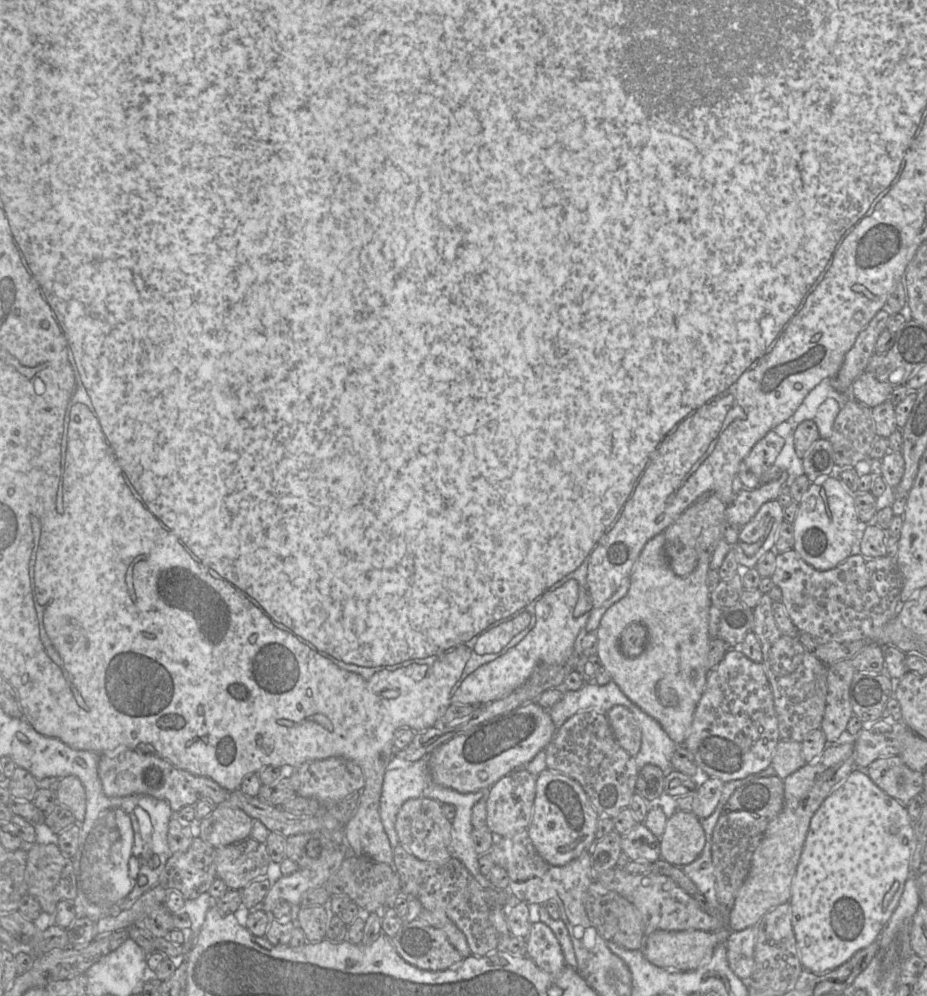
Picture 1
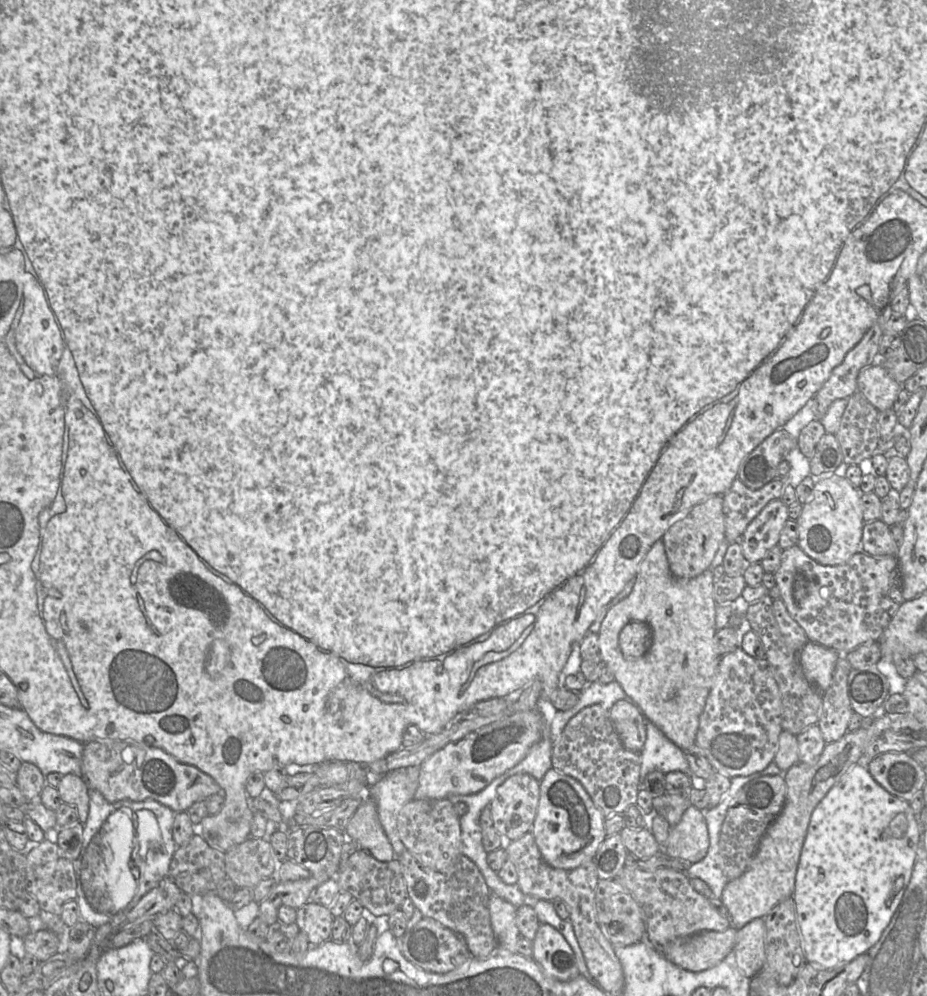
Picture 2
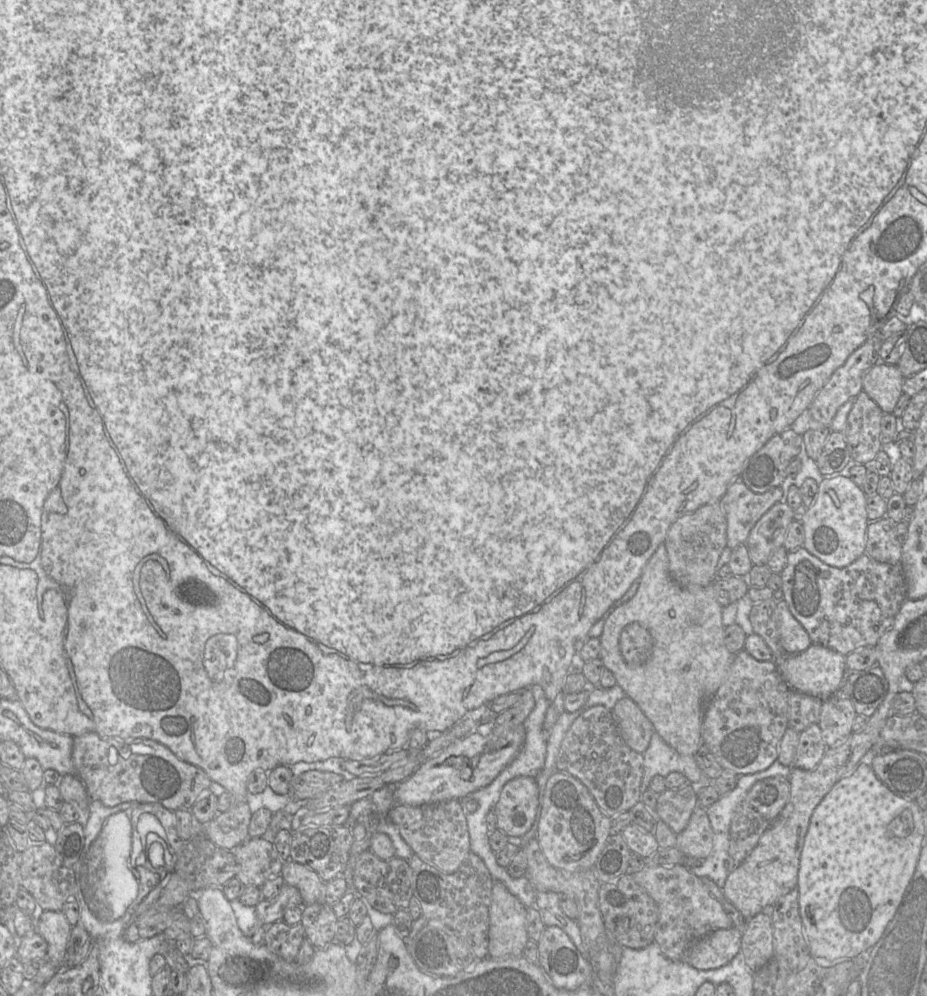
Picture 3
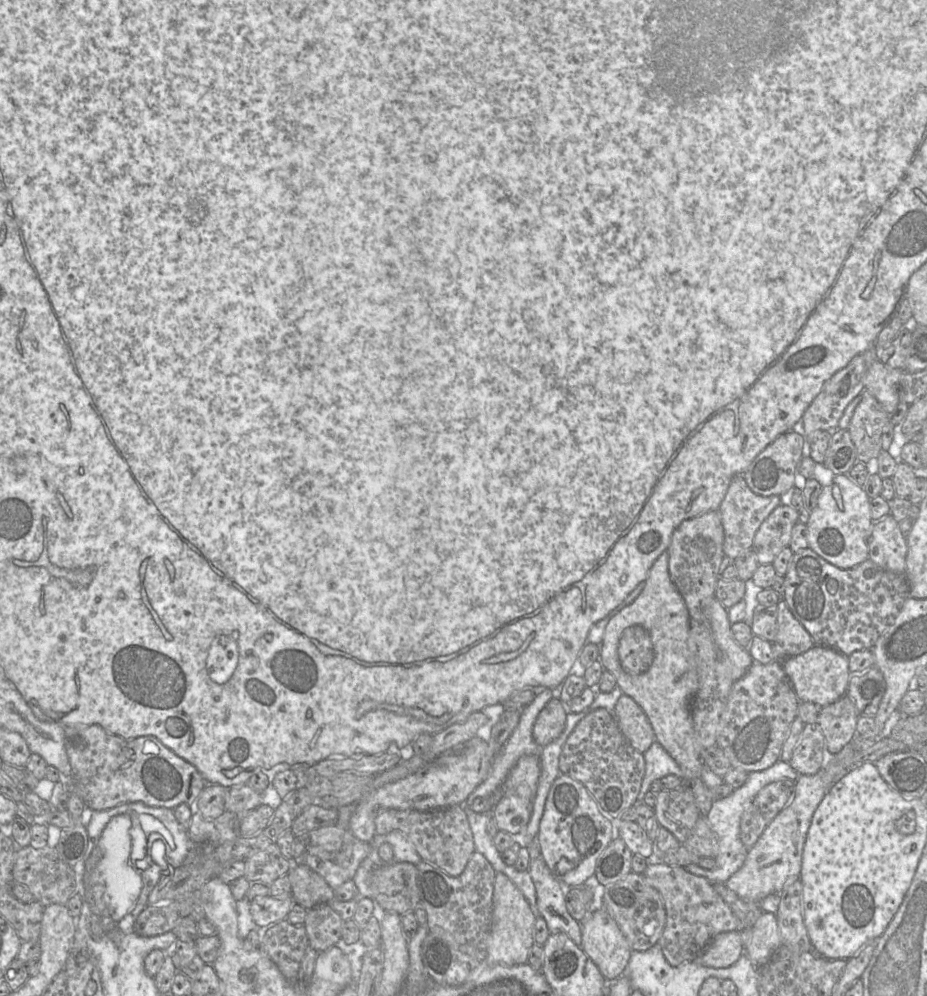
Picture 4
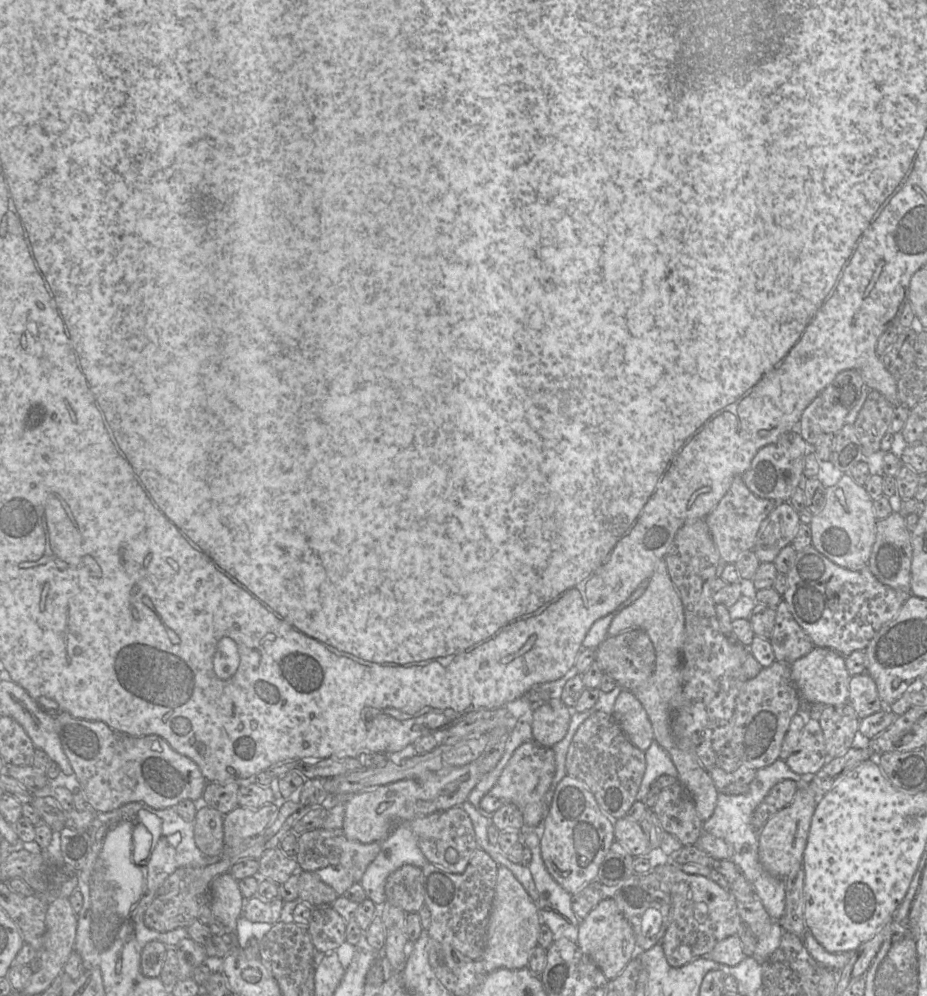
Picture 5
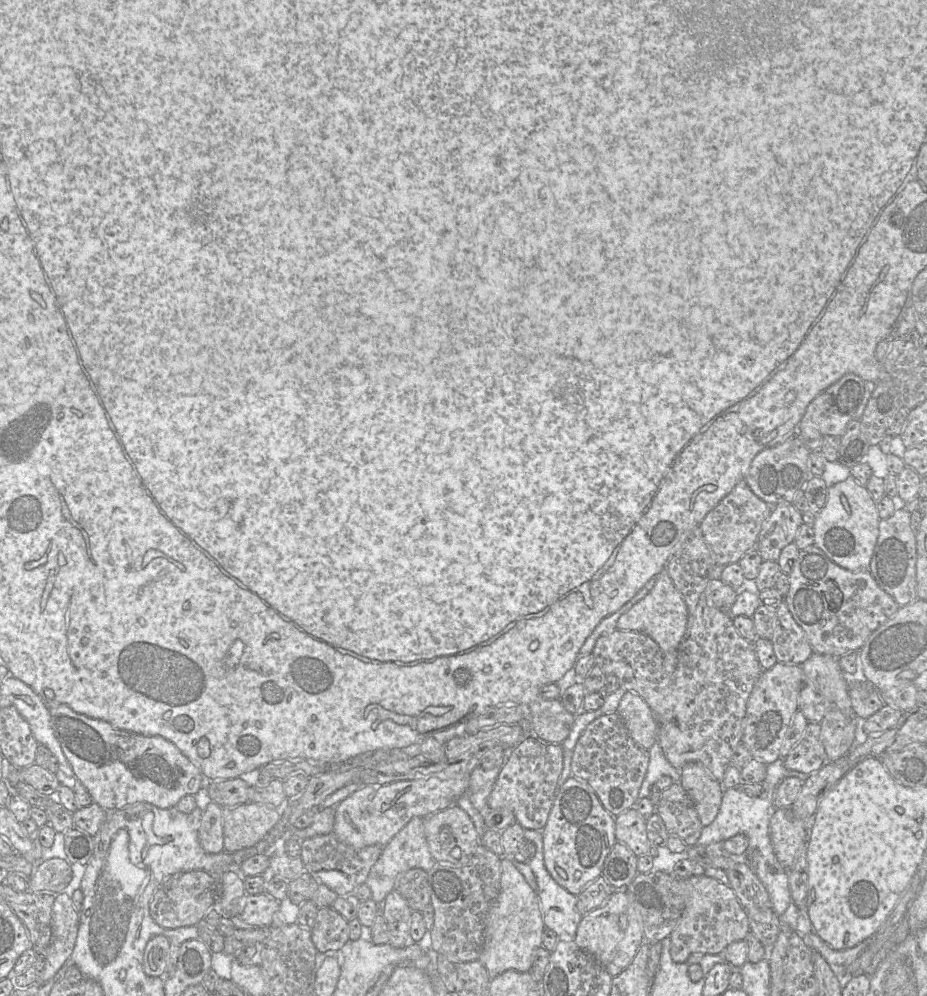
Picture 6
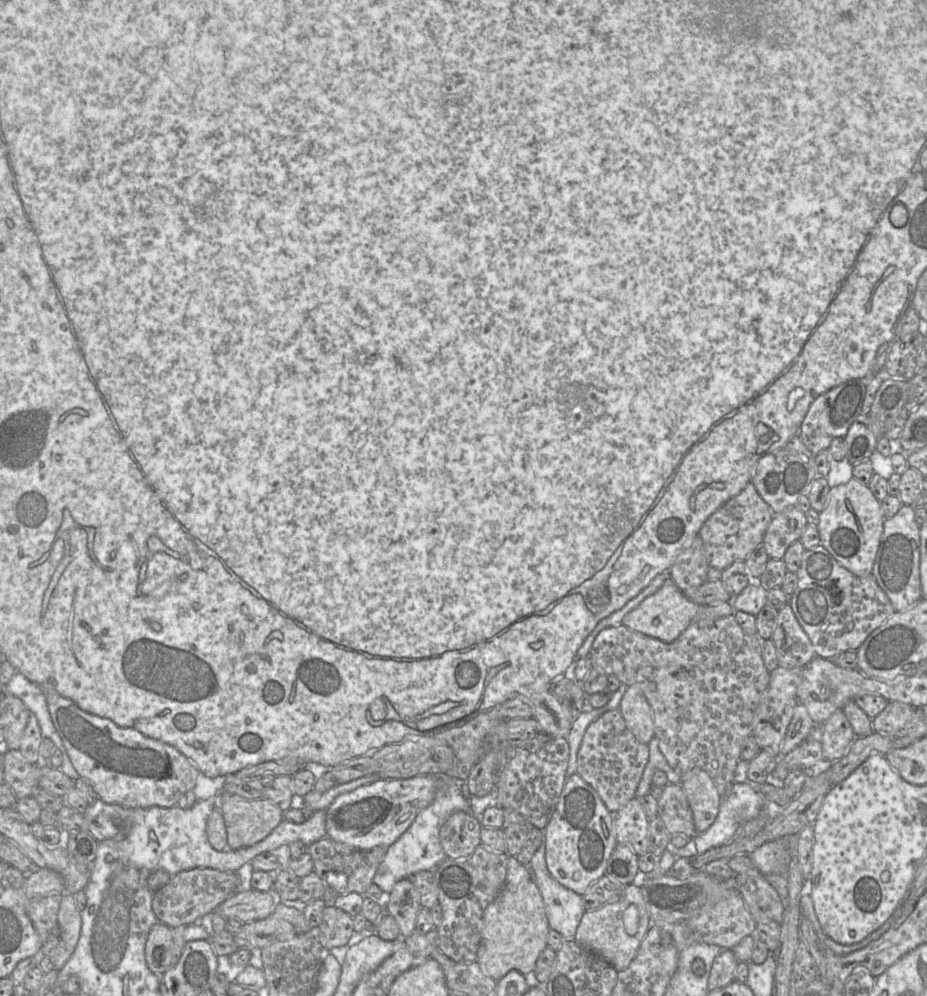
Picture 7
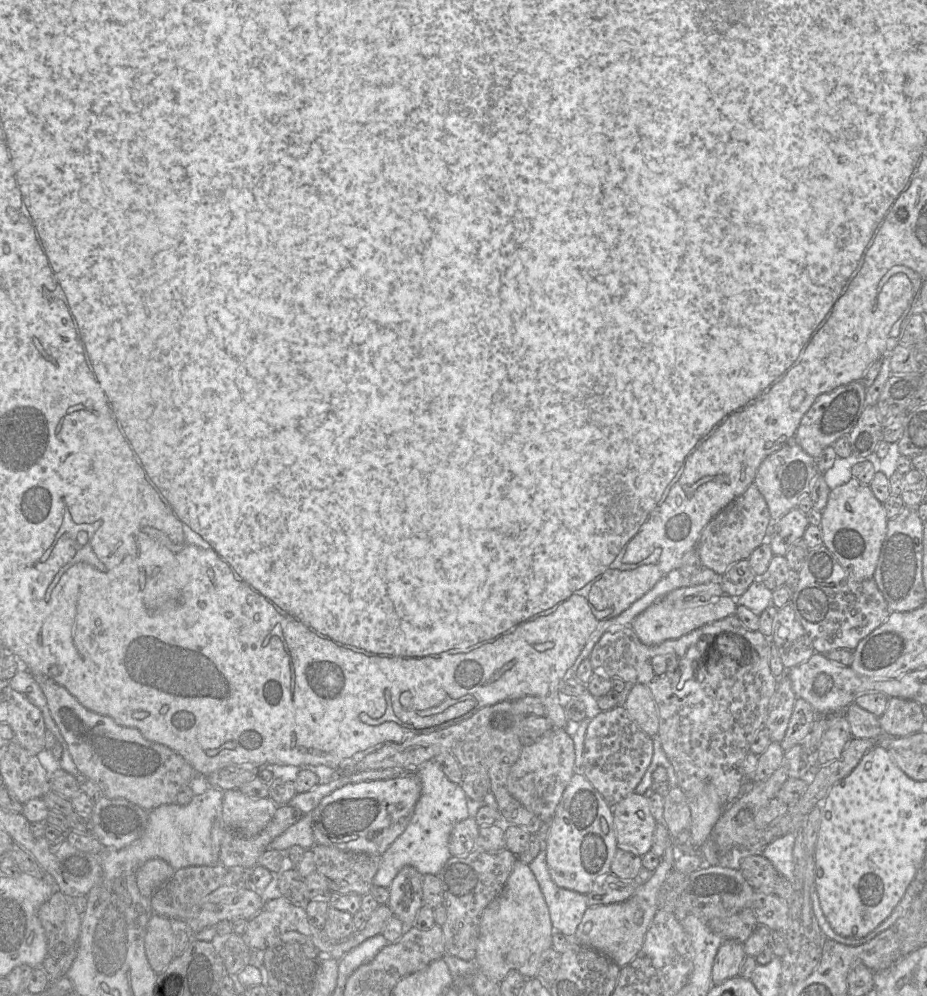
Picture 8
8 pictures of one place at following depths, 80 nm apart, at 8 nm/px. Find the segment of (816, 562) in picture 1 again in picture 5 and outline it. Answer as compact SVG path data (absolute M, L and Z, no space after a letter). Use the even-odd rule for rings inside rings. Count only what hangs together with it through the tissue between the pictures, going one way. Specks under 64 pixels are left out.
M844 473L833 486L825 489L824 508L813 515L809 524L812 546L830 561L848 570L859 570L868 566L876 538L877 518L873 500L864 486L857 484L849 473Z

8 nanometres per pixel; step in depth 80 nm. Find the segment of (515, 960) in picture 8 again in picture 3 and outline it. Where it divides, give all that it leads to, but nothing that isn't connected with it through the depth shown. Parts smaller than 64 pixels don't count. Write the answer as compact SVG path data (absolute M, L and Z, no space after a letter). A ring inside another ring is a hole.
M494 881L491 892L488 929L488 957L521 956L529 940L526 927L526 907L511 894L501 881Z

